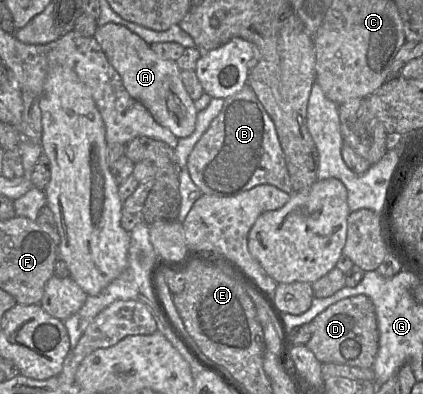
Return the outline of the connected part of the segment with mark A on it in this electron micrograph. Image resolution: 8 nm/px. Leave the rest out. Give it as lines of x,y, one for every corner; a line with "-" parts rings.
107,23
98,27
94,38
121,76
130,96
142,103
157,123
168,128
177,138
186,138
194,132
198,112
195,101
185,89
181,69
175,61
160,58
140,36
120,24

